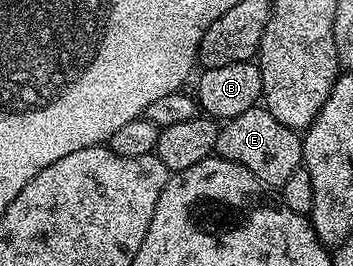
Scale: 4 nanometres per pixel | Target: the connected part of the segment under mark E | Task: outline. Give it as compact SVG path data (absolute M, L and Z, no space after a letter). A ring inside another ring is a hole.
M265 106L249 108L244 114L236 114L236 118L225 121L218 129L214 152L244 166L266 186L288 182L288 177L303 167L302 136L295 129L276 122Z

